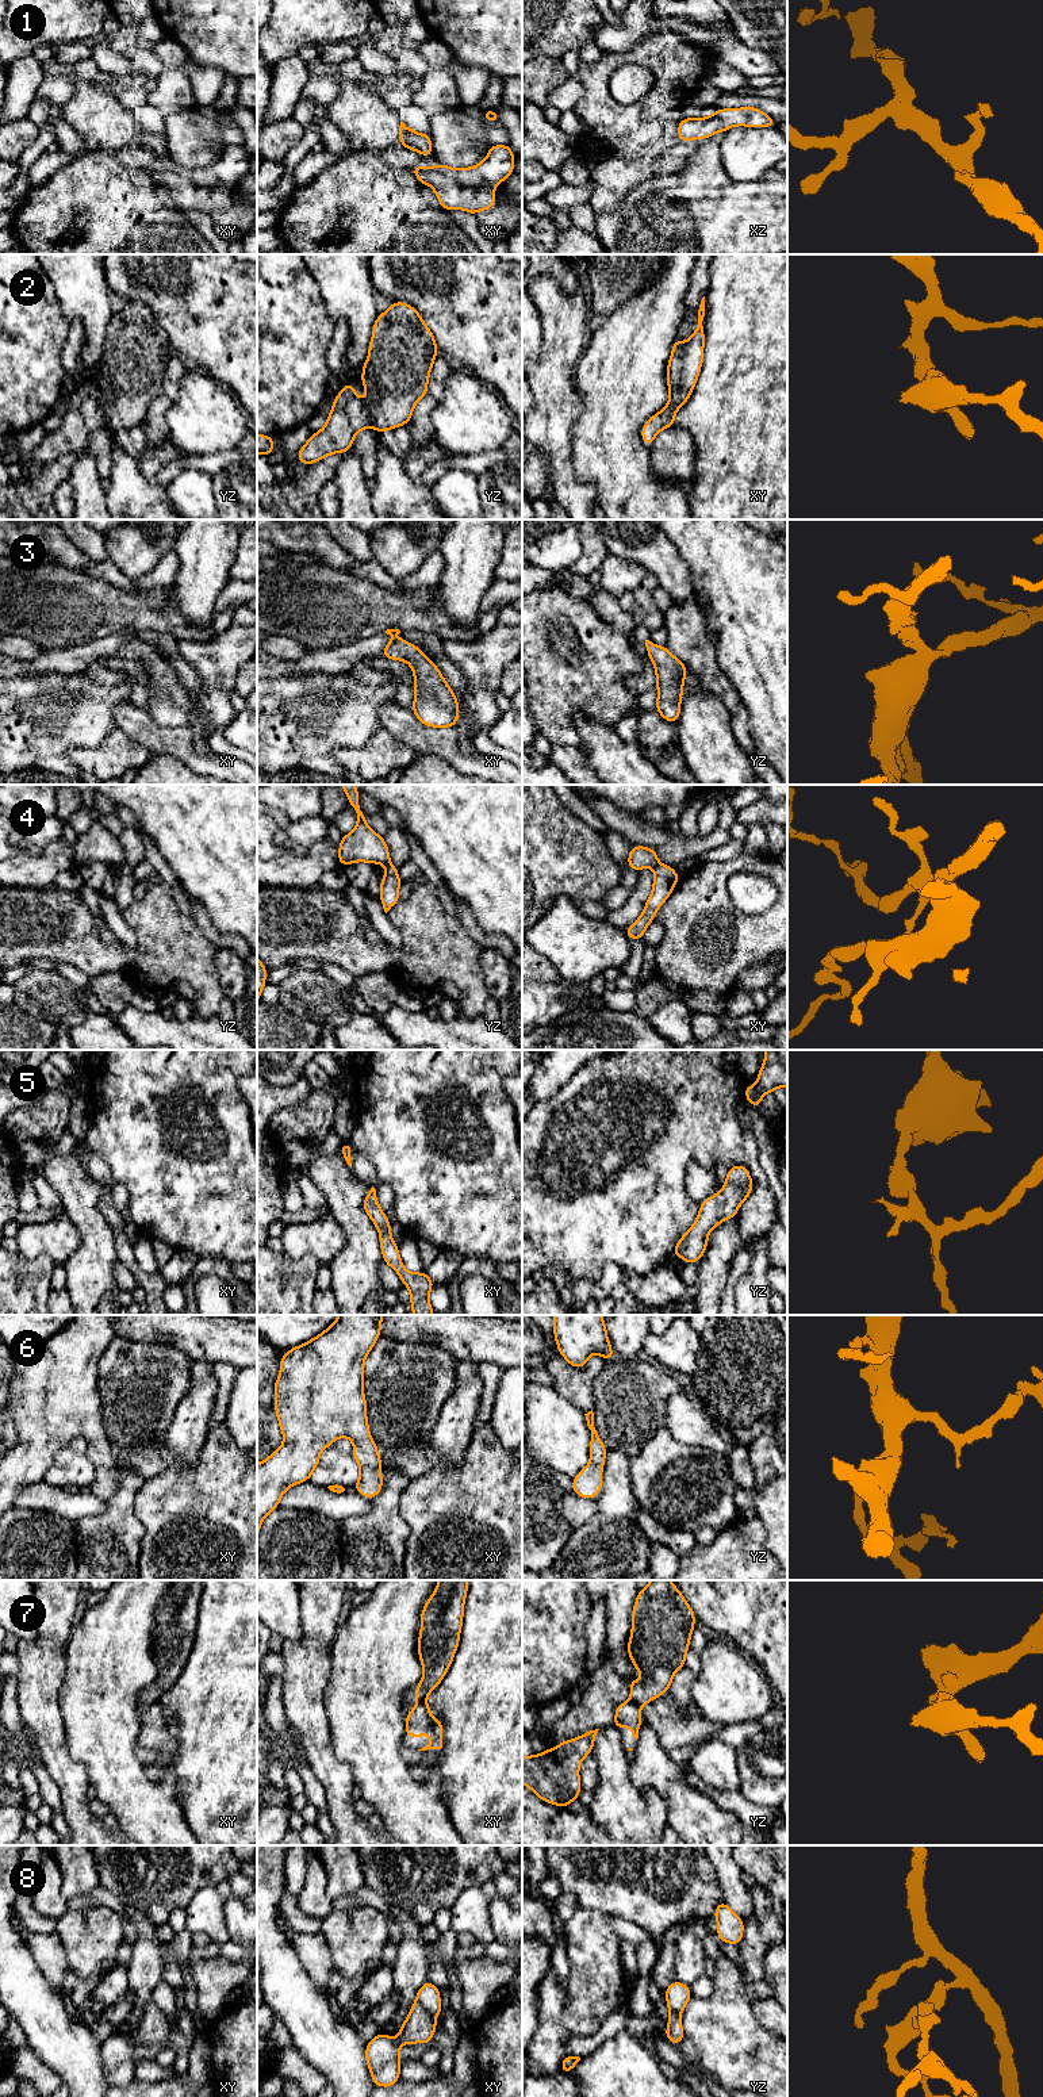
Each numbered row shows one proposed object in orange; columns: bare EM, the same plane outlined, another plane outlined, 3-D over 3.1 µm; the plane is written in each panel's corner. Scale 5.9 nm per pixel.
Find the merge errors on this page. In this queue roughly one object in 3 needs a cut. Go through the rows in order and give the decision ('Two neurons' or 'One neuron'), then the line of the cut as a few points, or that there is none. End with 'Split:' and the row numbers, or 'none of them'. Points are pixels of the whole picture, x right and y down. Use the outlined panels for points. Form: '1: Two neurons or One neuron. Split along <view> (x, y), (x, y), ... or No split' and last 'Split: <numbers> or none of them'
1: One neuron. No split
2: One neuron. No split
3: One neuron. No split
4: Two neurons. Split along xy (659, 863), (654, 867)
5: One neuron. No split
6: One neuron. No split
7: Two neurons. Split along yz (631, 1701), (639, 1706)
8: Two neurons. Split along xy (415, 2000), (433, 2017)
Split: 4, 7, 8

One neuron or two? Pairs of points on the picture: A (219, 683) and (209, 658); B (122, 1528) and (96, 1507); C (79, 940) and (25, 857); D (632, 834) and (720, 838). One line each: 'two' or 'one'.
A: one
B: two
C: two
D: one

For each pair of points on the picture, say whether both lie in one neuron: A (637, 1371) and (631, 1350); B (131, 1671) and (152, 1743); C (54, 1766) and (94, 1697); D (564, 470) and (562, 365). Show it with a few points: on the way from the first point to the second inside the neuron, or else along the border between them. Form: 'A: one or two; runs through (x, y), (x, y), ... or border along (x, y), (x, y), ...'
A: two; border along (616, 1356), (624, 1360), (636, 1360)
B: two; border along (140, 1736), (137, 1744)
C: two; border along (61, 1712), (68, 1754), (85, 1768)
D: one; runs through (559, 444), (559, 391)

